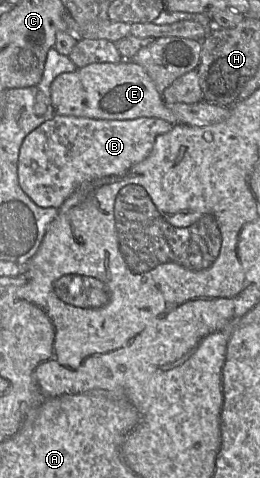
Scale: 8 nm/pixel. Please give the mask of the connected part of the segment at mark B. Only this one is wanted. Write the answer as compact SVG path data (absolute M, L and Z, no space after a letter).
M55 114L24 138L18 158L19 185L36 205L58 209L83 182L129 171L148 157L157 137L172 129L171 123L154 117L103 120Z

